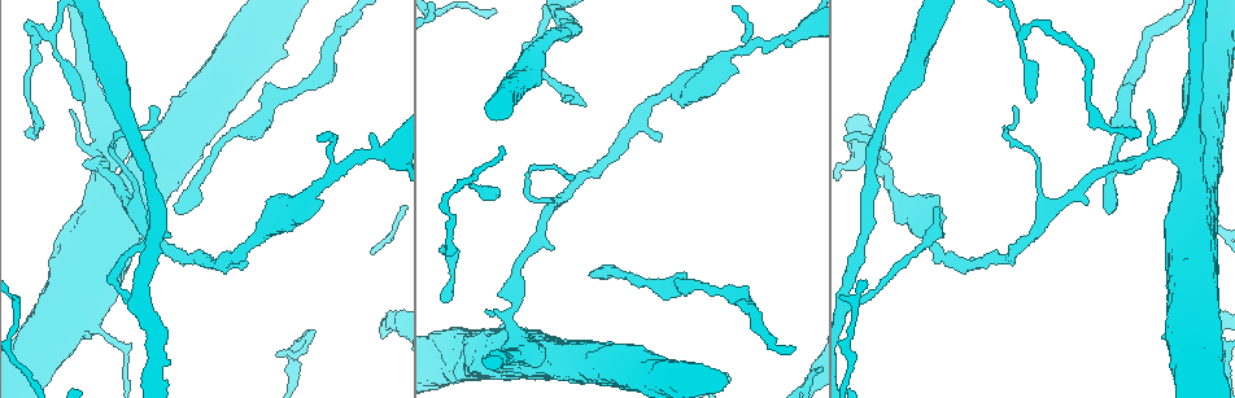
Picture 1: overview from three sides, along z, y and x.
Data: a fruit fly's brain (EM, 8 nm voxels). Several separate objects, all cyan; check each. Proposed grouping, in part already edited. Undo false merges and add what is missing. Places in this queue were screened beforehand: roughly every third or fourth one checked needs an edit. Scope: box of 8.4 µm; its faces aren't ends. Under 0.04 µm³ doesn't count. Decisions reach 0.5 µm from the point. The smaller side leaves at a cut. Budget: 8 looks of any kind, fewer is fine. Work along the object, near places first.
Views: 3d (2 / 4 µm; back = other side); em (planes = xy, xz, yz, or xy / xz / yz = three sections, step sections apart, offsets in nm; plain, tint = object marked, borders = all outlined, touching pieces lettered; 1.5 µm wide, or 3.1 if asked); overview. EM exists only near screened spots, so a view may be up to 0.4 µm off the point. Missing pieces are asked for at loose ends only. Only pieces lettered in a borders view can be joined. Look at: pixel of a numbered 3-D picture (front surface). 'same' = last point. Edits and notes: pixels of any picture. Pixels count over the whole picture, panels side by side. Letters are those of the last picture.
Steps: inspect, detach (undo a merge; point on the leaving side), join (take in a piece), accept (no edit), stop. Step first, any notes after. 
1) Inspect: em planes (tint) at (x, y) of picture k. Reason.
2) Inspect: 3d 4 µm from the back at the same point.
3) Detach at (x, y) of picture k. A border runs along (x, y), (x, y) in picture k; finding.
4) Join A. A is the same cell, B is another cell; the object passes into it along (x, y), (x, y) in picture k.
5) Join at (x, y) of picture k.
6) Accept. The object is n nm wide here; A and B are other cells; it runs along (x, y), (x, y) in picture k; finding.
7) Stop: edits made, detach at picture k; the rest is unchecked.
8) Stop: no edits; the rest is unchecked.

Inspect: em xy step 8 (tint) at (29, 132) of picture 1. Long arm stops here.

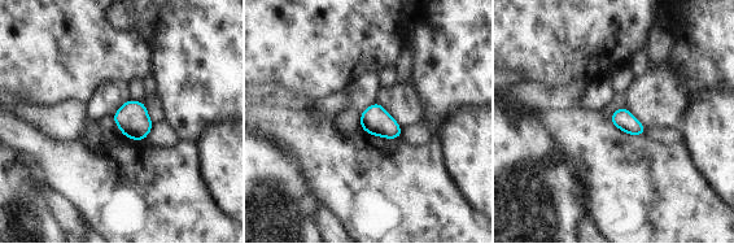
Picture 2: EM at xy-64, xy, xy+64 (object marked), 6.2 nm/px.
Inspect: em planes (borders) at the same point. Cut it another way.

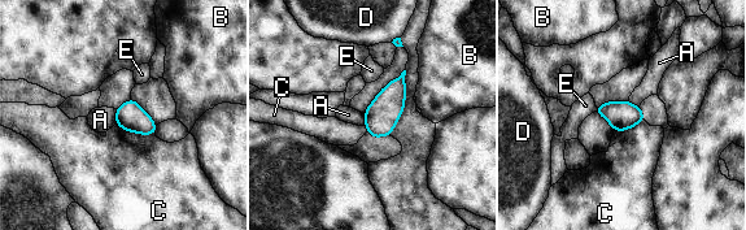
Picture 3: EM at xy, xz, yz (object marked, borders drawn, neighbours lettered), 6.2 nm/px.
Accept. The object is 180 nm wide here; A, B, C, D and E are other cells; a border runs along (116, 124), (130, 131), (155, 134) in picture 3; no lettered piece goes on from it.

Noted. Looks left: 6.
Inspect: em xy step 8 (tint) at (591, 274) of picture 1. Branch stops here.

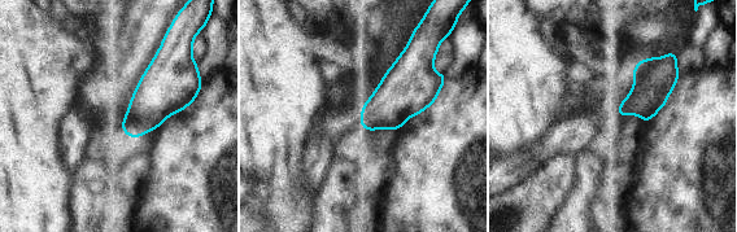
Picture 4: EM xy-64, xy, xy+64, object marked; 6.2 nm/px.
Inspect: em planes (borders) at the same point. Another direction.

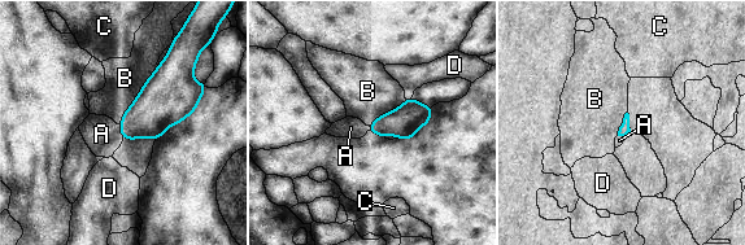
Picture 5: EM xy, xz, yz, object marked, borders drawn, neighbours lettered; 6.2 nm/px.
Join A. A is the same cell, B, C and D are other cells; the object passes into it along (153, 110), (121, 132), (101, 134) in picture 5; the cell continues.

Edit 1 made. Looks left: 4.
Inspect: overview.

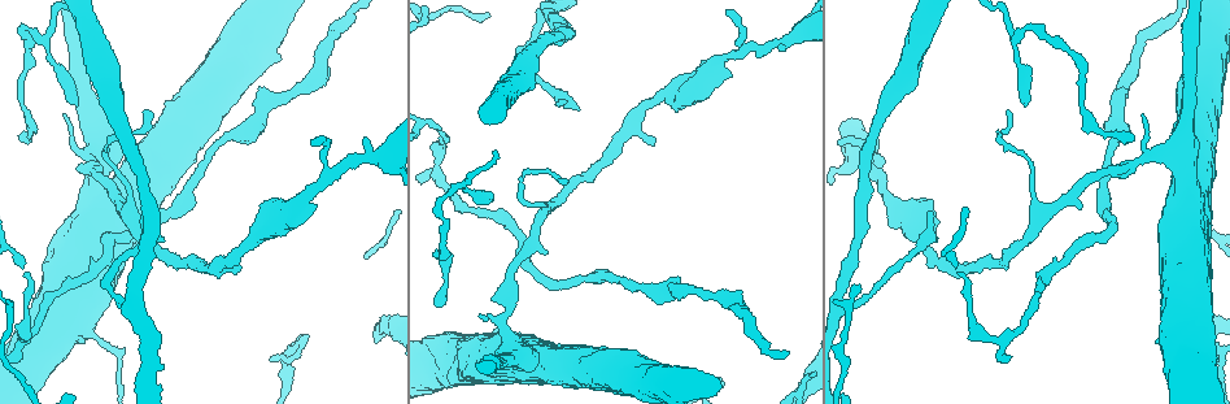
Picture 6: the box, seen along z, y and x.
Inspect: em xy step 8 (tint) at (113, 346) of picture 6. Calibre changes.

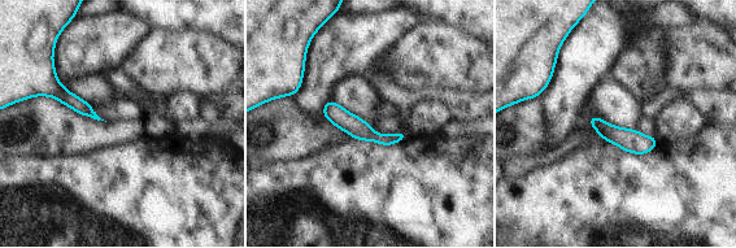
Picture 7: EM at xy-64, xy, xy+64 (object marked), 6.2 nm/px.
Inspect: em planes (borders) at the same point. Cut it another way.

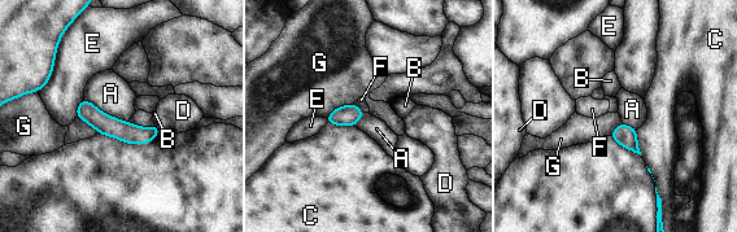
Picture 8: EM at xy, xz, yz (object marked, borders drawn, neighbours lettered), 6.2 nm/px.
Accept. The object is 130 nm wide here; A, B, C, D, E, F and G are other cells; continuous, no second cell.

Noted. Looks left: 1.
Stop: edits made, join at picture 5; the rest is unchecked.

